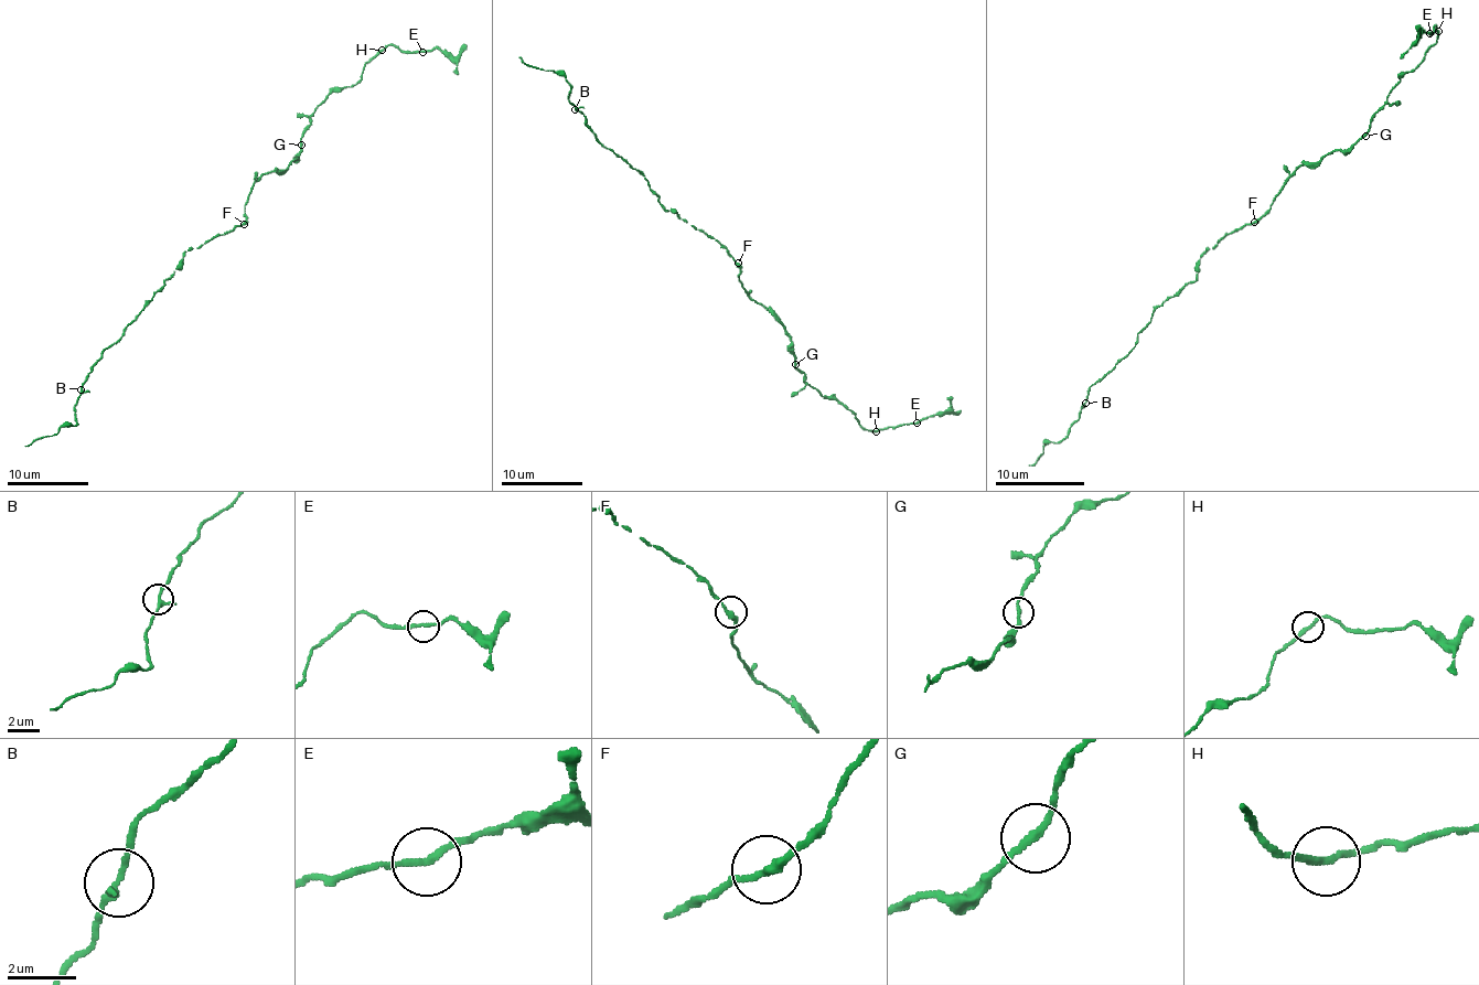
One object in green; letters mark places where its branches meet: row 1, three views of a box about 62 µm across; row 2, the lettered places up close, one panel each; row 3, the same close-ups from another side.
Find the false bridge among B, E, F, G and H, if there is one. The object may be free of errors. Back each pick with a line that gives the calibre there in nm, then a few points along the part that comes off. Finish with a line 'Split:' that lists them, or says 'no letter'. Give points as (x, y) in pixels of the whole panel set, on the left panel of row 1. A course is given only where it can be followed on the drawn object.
Split: no letter

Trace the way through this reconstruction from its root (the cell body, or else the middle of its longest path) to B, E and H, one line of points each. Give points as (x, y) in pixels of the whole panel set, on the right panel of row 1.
B: (1256, 222), (1228, 233), (1203, 253), (1197, 279), (1155, 310), (1137, 334), (1137, 343), (1090, 388), (1085, 404)
E: (1256, 222), (1303, 164), (1348, 151), (1368, 130), (1390, 90), (1436, 42), (1436, 27), (1429, 33)
H: (1256, 222), (1303, 164), (1348, 151), (1368, 130), (1372, 115), (1423, 60), (1438, 31)

